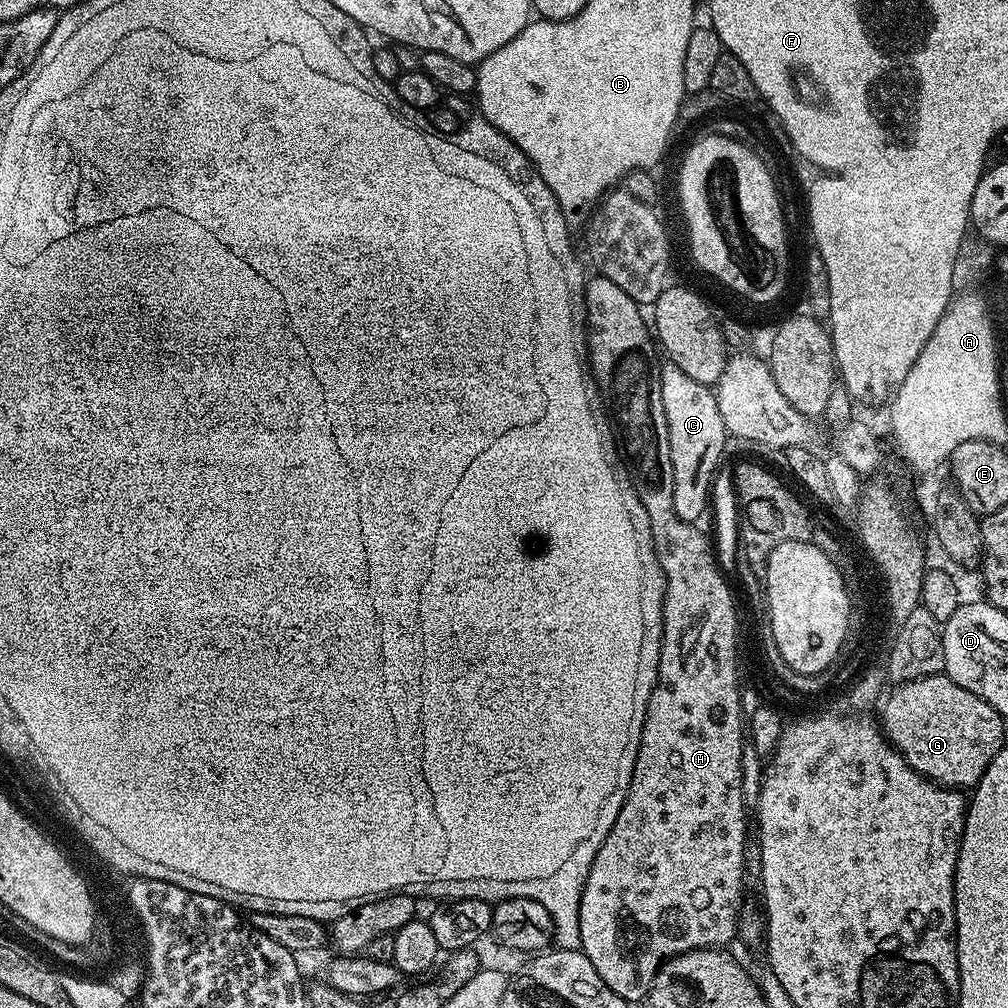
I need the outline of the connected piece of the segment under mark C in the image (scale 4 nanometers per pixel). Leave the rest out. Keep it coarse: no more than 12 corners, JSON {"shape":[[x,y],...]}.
{"shape":[[660,365],[674,510],[709,511],[729,439],[716,393]]}

